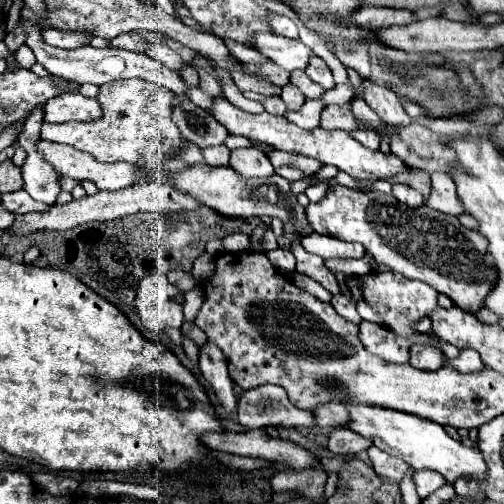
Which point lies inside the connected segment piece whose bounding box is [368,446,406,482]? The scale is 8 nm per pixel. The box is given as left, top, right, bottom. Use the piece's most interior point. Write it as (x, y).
(384, 465)

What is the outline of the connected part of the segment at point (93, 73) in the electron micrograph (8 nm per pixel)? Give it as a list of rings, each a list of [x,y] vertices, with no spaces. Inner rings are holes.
[[[24,22],[24,30],[28,32],[26,44],[32,48],[36,60],[50,72],[56,76],[62,76],[66,80],[72,80],[76,84],[108,84],[114,80],[122,80],[122,78],[142,78],[154,84],[160,84],[168,90],[172,90],[174,94],[182,94],[186,92],[186,82],[172,70],[168,70],[164,64],[156,62],[154,58],[146,56],[146,54],[136,54],[130,50],[120,50],[120,48],[92,48],[92,46],[82,46],[82,48],[74,48],[74,50],[62,50],[62,48],[54,48],[42,42],[40,38],[40,30],[32,24],[32,22]]]

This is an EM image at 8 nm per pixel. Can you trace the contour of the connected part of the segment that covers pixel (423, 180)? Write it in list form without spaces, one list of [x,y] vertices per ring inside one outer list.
[[[408,170],[400,176],[392,176],[388,178],[388,182],[396,184],[396,182],[402,182],[402,184],[408,184],[412,188],[416,188],[424,198],[428,198],[428,192],[430,192],[430,174],[424,172],[424,170]]]

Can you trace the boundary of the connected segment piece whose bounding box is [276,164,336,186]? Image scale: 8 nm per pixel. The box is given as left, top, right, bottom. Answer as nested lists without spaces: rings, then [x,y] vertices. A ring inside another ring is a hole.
[[[286,164],[286,166],[280,166],[280,168],[276,168],[276,174],[280,174],[282,178],[286,178],[288,182],[306,180],[308,184],[328,184],[328,186],[334,186],[334,184],[336,184],[332,178],[328,178],[328,180],[318,180],[316,176],[304,174],[302,170],[298,170],[298,168],[296,168],[296,166],[292,166],[292,164]]]

